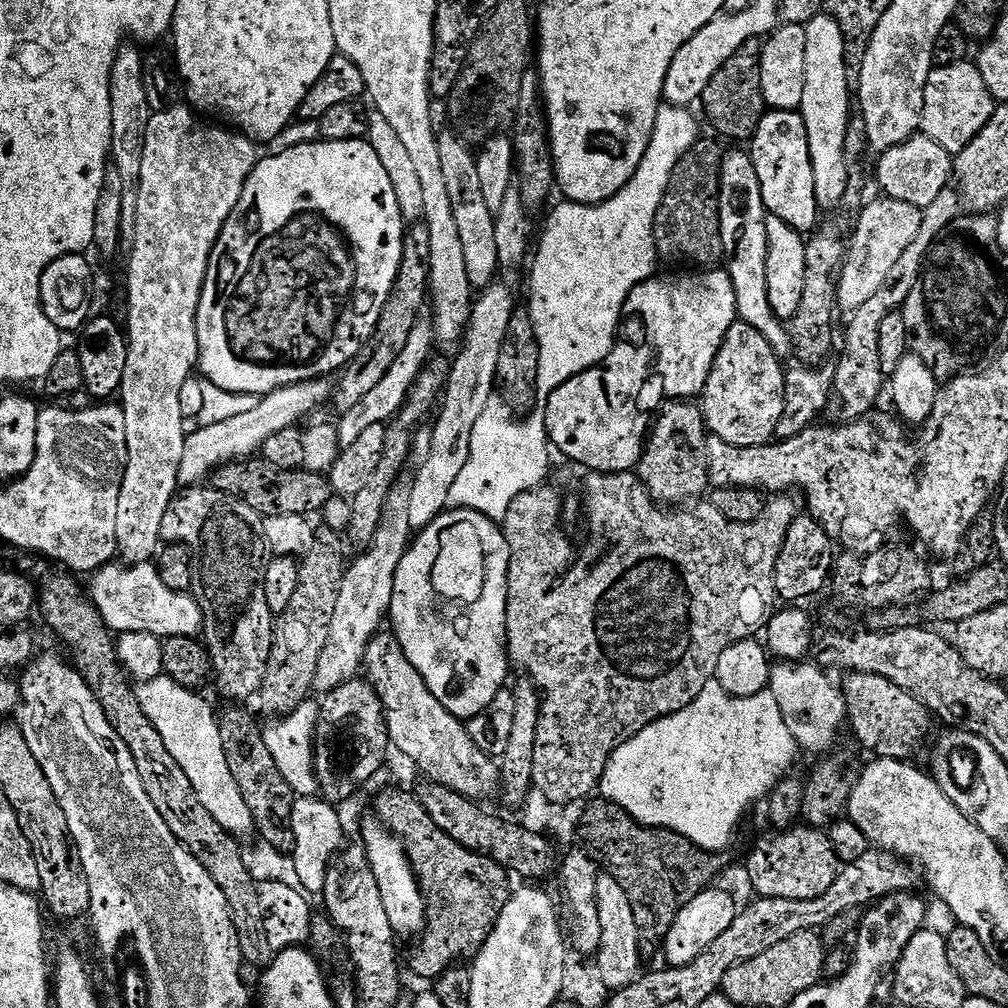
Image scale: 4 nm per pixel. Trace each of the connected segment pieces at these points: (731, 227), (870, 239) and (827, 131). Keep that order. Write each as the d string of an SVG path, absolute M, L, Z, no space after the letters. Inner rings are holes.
M725 151L720 171L720 225L726 271L734 282L736 311L743 323L754 326L766 342L784 358L792 352L785 321L770 310L770 294L766 290L766 222L769 213L763 204L763 186L759 184L754 162L747 151Z
M879 198L880 200L872 200L863 205L859 209L860 217L856 220L856 233L852 236L852 246L846 252L846 261L843 263L841 273L838 277L837 299L841 309L845 308L848 314L856 312L862 302L867 302L870 298L874 298L874 293L888 281L890 270L894 270L894 262L898 262L898 258L902 258L902 253L906 251L906 246L910 246L910 242L914 242L918 230L922 230L923 211L918 206L910 206L910 202L898 202L887 198Z
M817 14L806 25L806 90L798 111L806 122L806 138L813 163L814 194L820 210L841 207L848 193L848 163L846 162L846 130L850 91L846 82L844 39L838 22L830 14Z

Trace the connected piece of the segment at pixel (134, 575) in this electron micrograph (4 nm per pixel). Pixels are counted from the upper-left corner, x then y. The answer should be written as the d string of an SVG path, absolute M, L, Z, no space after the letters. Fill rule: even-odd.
M113 562L96 569L92 580L92 592L90 588L90 599L99 610L104 625L113 634L122 632L149 632L161 638L172 636L199 637L204 627L204 615L200 609L201 601L195 595L188 592L175 592L162 582L160 569L155 563L133 564L125 566L123 563Z

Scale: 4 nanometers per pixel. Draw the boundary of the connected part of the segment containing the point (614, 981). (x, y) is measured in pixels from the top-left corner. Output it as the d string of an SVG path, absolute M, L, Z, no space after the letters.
M607 870L601 871L597 878L597 908L602 936L594 963L602 970L603 981L608 989L619 990L633 984L641 975L642 941L636 915L630 906L630 898L626 898L626 890L622 890L622 886Z

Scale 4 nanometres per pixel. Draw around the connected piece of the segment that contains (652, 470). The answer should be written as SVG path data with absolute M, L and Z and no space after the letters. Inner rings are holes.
M685 398L682 400L674 400L665 403L663 407L655 413L654 423L650 428L650 435L647 437L644 450L640 453L640 463L638 465L638 475L640 480L648 488L648 493L651 494L652 499L656 501L657 504L661 506L684 506L689 502L695 501L697 498L695 496L700 496L704 491L707 493L710 488L710 481L708 479L708 437L710 433L704 423L704 410L699 403L693 402L691 399Z

